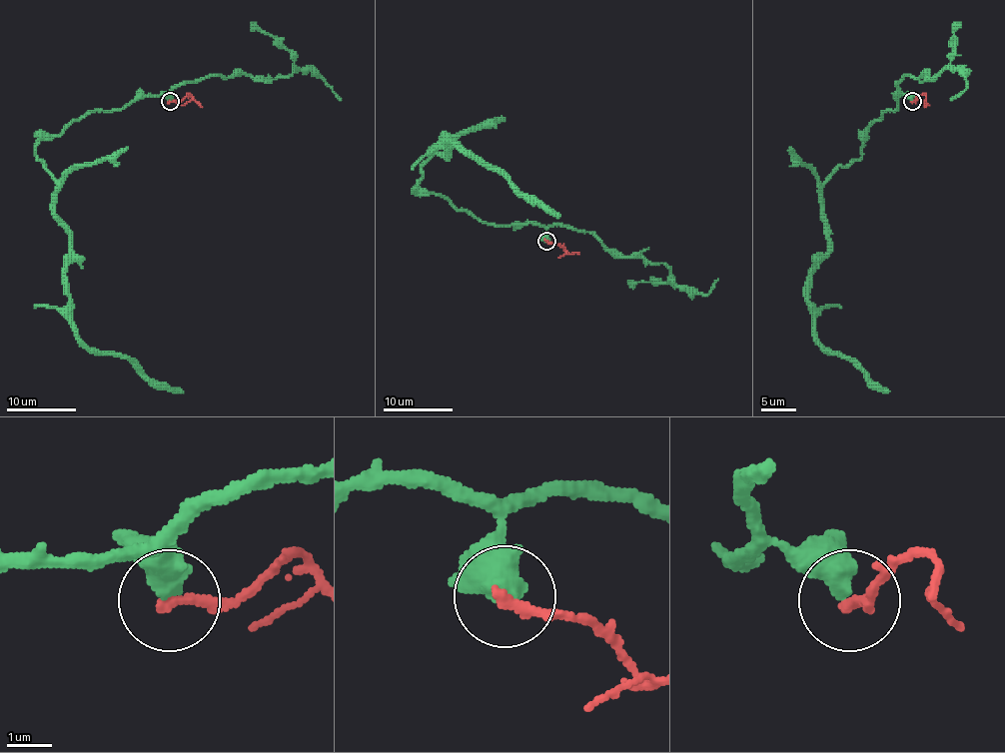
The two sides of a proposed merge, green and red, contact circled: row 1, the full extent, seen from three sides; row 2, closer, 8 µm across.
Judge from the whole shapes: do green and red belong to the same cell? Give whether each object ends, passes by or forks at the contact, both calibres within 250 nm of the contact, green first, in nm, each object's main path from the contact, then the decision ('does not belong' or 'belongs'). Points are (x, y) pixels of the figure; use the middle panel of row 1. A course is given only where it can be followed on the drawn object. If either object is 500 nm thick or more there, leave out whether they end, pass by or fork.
600/260 nm | green via (546, 240), (542, 227), (483, 223), (418, 194), (422, 168), (432, 150), (450, 155), (446, 136), (560, 216) | red via (546, 240), (567, 253), (558, 258) | does not belong

